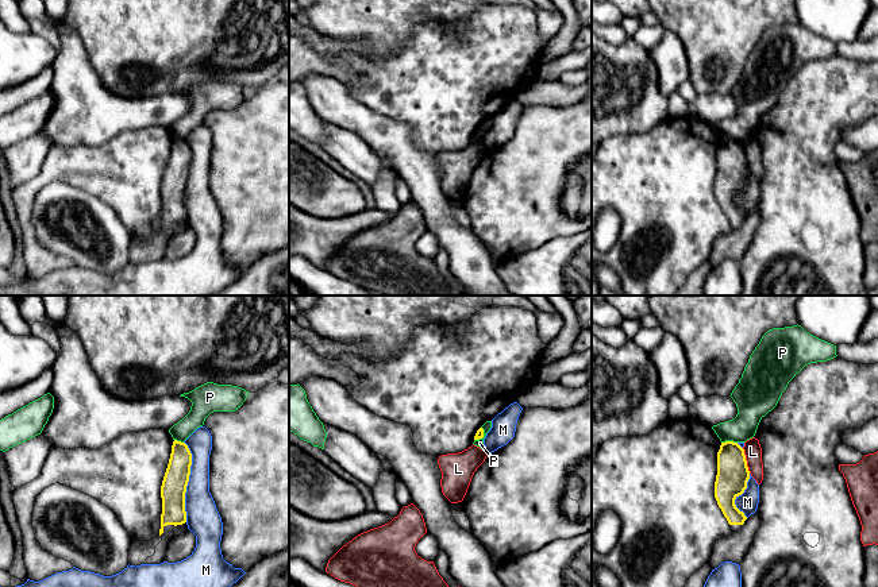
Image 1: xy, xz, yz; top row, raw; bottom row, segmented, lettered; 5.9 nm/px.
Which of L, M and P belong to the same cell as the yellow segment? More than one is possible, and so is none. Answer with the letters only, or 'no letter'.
no letter

